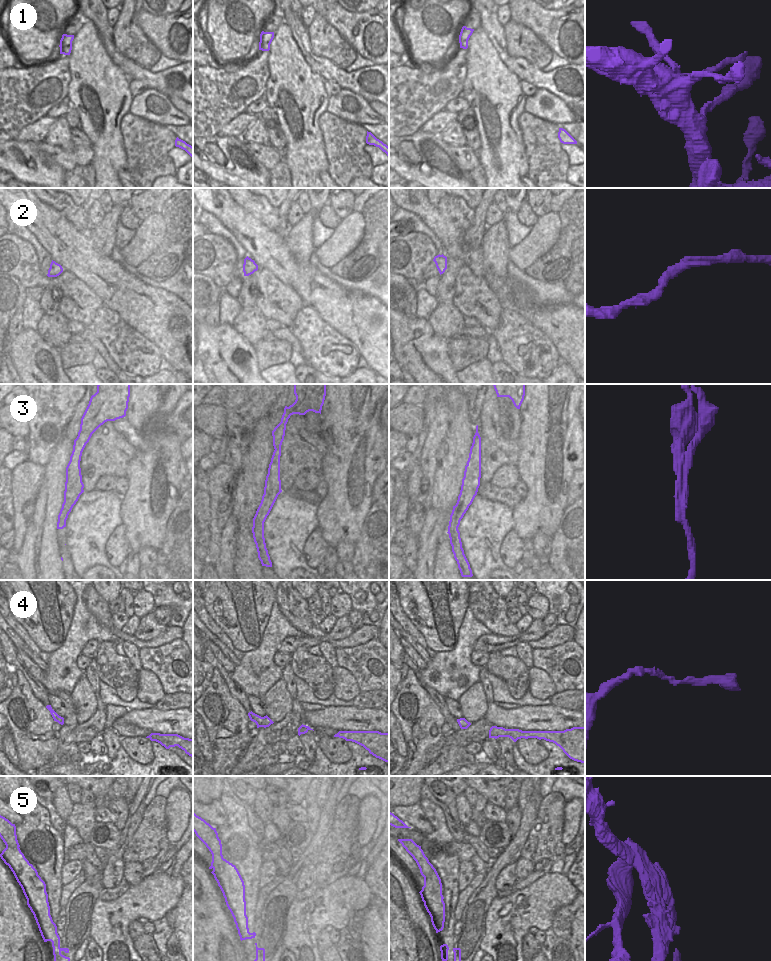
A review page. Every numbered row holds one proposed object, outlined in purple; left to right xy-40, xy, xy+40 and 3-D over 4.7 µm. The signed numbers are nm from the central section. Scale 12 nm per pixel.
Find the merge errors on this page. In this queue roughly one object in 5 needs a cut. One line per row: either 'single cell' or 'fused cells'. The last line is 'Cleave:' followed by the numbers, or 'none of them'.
1: single cell
2: single cell
3: fused cells
4: single cell
5: fused cells
Cleave: 3, 5

